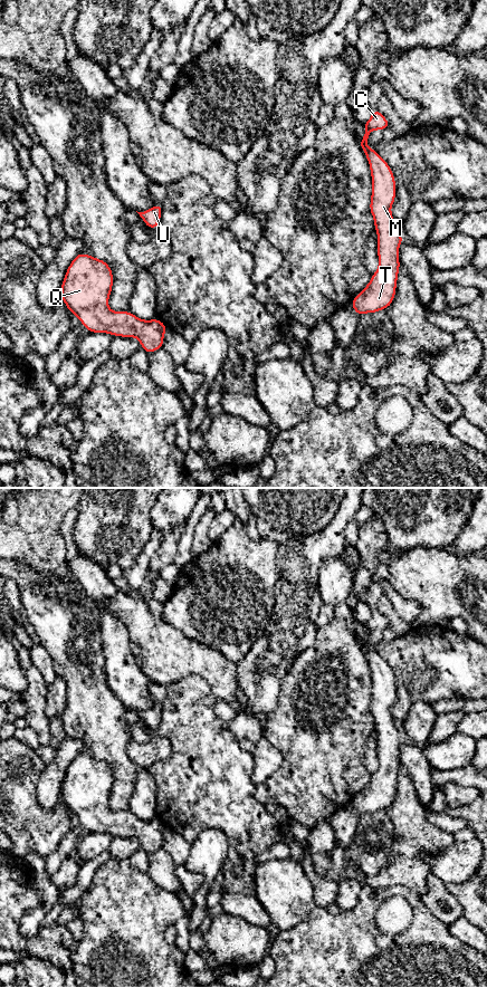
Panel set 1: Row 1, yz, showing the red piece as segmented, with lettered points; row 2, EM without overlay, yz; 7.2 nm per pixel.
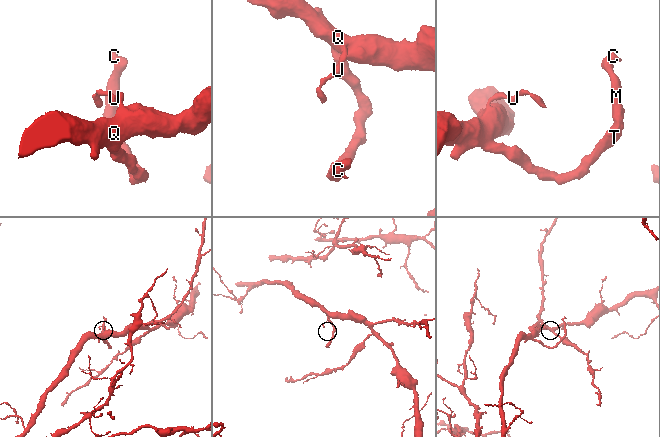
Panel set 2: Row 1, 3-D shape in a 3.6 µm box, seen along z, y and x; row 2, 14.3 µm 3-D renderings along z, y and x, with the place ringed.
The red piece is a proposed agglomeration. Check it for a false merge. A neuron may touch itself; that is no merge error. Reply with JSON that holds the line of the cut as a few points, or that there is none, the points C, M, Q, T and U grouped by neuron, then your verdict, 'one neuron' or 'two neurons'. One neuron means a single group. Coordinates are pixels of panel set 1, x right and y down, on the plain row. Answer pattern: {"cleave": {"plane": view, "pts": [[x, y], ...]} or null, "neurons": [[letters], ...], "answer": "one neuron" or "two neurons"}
{"cleave": null, "neurons": [["C", "M", "Q", "T", "U"]], "answer": "one neuron"}

